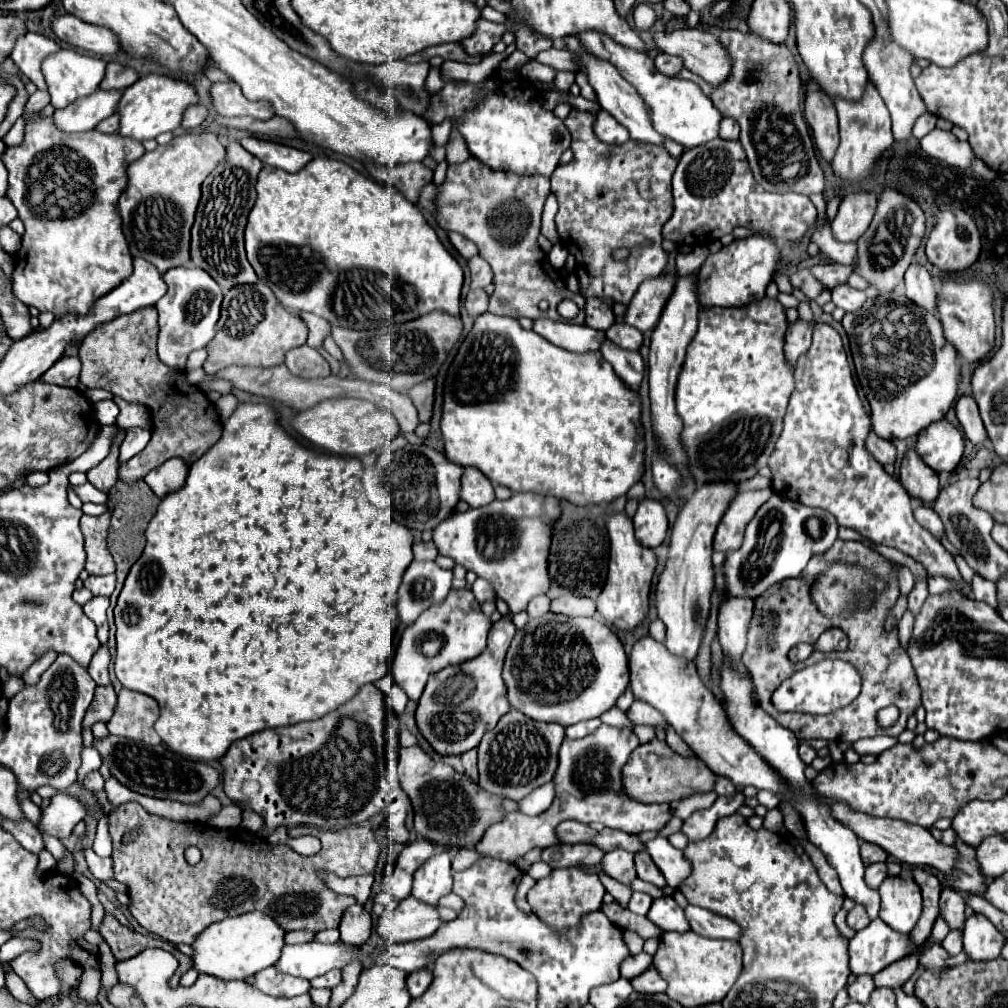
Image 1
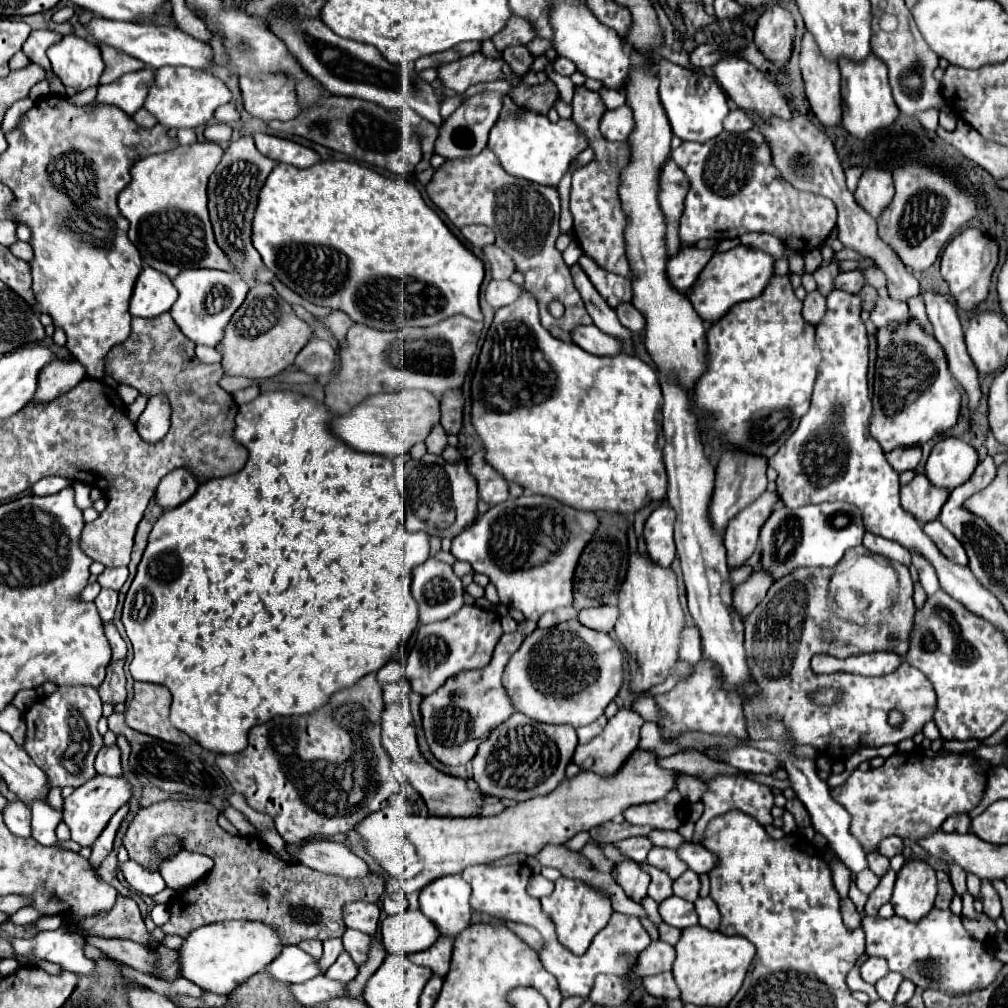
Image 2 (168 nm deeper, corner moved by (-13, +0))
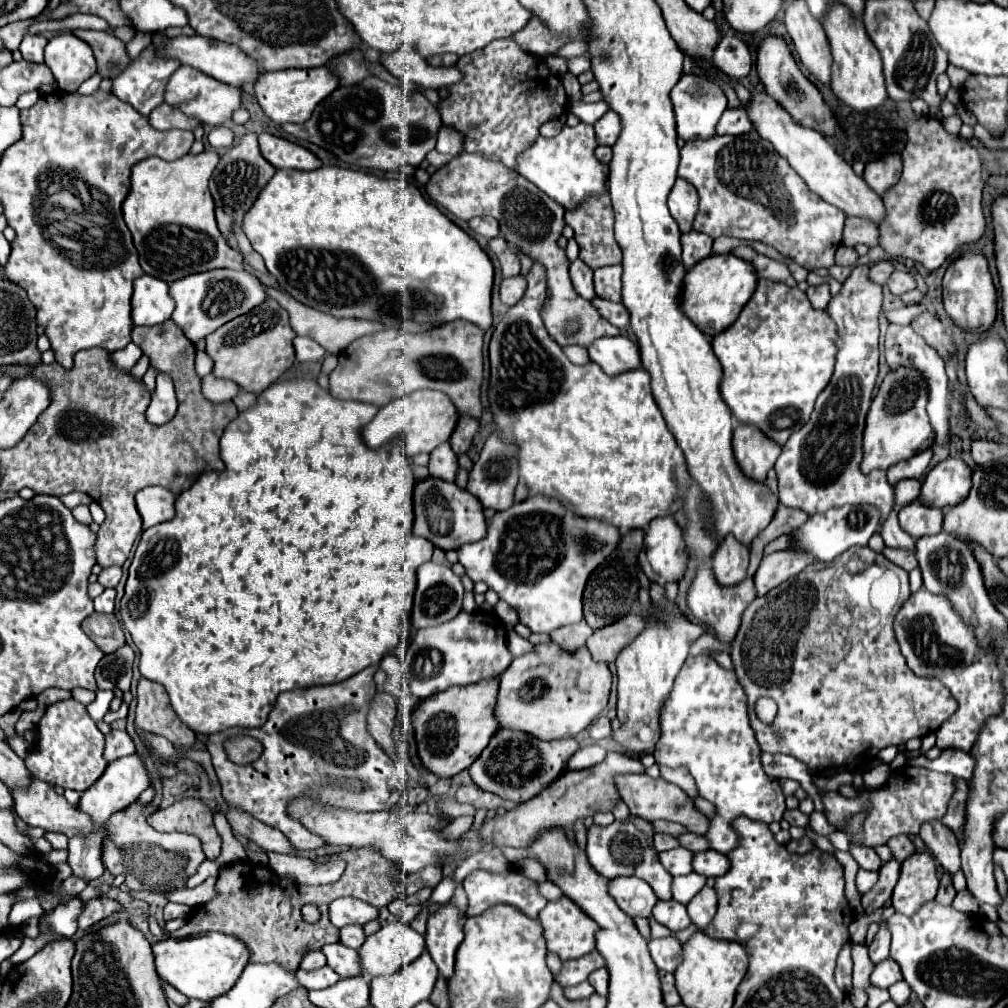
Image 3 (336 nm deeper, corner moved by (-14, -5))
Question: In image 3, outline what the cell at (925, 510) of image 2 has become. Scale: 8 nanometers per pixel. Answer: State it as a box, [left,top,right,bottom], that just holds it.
[899,500,943,540]

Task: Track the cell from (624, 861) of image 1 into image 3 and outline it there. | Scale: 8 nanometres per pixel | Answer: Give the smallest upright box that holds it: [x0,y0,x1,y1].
[609,878,657,918]

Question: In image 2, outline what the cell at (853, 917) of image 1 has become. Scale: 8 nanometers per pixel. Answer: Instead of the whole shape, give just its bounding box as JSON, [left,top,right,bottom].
[866,869,896,917]

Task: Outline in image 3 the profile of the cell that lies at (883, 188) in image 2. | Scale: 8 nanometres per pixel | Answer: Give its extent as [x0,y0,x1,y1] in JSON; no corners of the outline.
[865,152,901,196]

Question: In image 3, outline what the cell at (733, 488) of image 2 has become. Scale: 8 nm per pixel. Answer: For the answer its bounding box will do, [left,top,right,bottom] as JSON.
[733,424,781,482]

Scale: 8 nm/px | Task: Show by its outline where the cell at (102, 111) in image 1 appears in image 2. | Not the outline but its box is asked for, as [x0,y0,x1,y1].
[96,69,154,115]

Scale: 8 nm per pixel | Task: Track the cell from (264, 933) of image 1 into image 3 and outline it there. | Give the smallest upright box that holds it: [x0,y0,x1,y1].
[153,932,249,1002]

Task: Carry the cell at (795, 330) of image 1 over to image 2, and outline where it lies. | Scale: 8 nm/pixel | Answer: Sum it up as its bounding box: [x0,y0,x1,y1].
[802,291,826,327]

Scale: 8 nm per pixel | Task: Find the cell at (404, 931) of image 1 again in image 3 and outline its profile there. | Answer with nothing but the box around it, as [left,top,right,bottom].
[357,920,425,976]

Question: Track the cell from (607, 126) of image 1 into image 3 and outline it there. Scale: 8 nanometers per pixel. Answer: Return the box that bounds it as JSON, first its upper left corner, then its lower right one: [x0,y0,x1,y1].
[595,110,619,146]

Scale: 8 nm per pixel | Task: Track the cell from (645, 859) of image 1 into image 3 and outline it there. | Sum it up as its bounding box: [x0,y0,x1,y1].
[659,848,693,876]

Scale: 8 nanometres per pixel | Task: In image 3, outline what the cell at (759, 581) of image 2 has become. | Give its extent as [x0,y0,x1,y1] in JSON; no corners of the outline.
[755,548,815,596]

